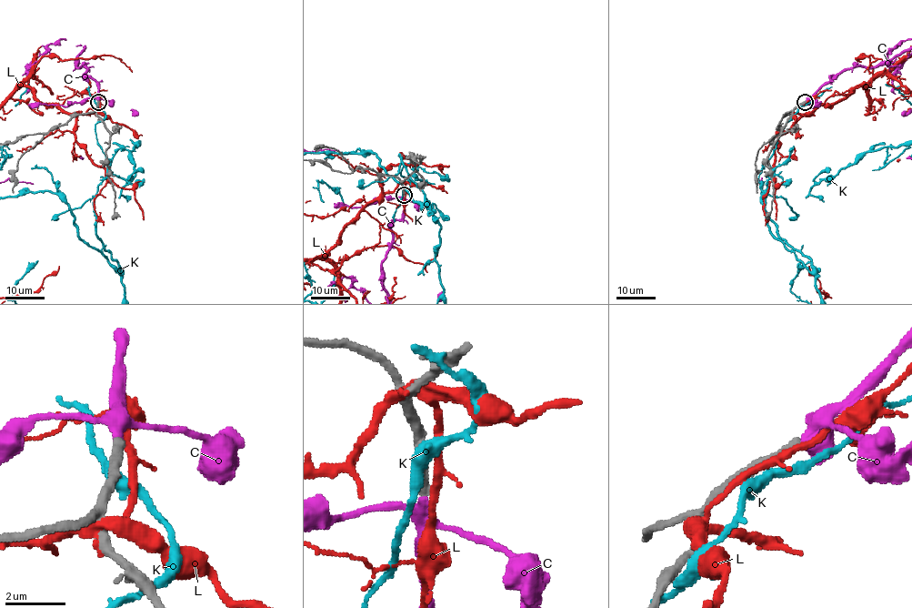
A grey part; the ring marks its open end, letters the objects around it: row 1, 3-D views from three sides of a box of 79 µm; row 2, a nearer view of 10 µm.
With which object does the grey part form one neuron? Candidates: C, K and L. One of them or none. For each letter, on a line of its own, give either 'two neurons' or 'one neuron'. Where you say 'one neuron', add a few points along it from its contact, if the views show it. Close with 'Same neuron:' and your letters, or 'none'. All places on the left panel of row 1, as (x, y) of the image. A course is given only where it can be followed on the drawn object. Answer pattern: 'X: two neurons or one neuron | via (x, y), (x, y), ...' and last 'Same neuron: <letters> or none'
C: one neuron
K: two neurons
L: two neurons
Same neuron: C

